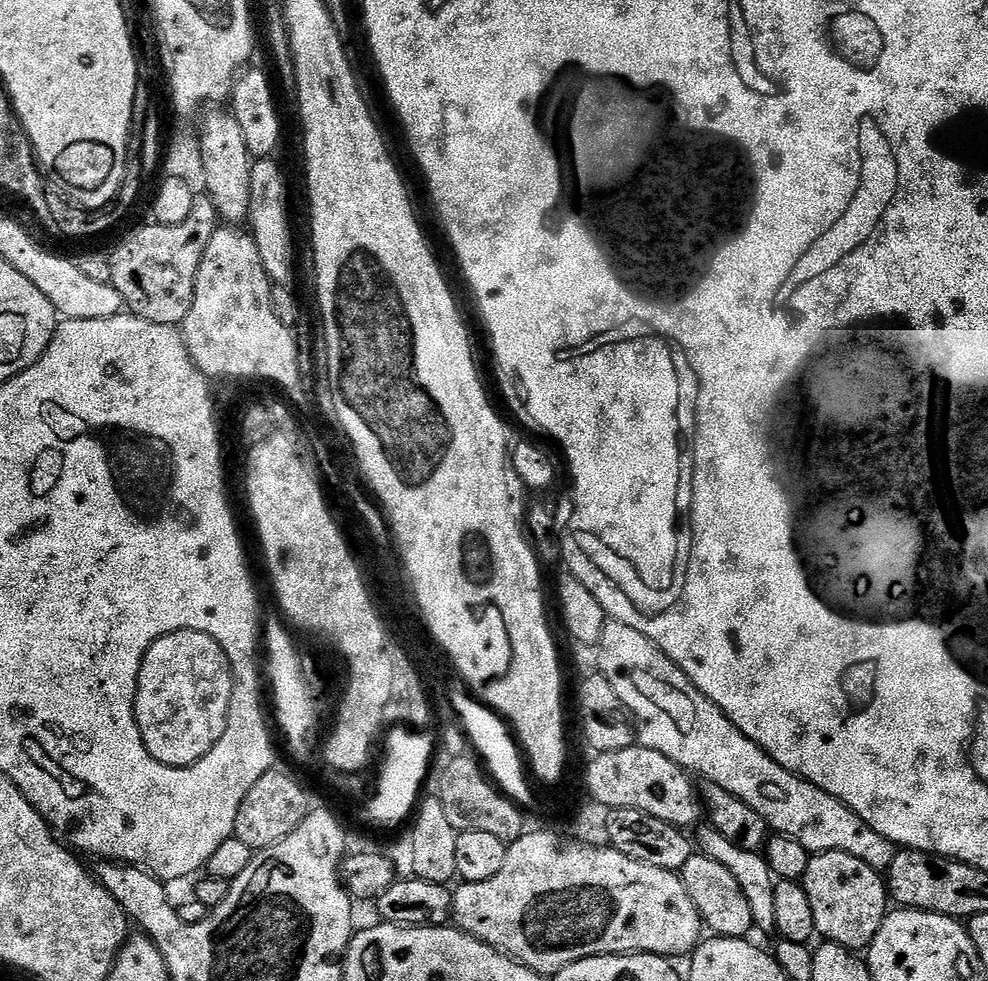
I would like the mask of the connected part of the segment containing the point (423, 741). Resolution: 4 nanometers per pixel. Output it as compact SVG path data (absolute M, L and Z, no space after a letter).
M398 732L394 740L398 743L389 754L386 760L386 767L383 768L374 797L371 798L368 806L363 810L360 818L372 828L388 830L400 825L407 817L415 811L420 794L420 786L432 766L432 759L435 755L434 738L428 732Z

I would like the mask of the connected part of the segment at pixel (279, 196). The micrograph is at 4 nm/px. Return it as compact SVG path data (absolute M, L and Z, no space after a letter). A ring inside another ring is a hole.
M260 158L252 165L252 189L250 190L250 231L256 239L258 254L262 258L262 266L266 266L266 274L273 285L291 285L292 282L292 224L288 221L288 184L284 181L284 172L275 164L275 159Z

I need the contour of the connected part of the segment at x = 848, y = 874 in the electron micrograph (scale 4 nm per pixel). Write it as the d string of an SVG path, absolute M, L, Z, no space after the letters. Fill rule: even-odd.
M818 852L809 859L802 883L806 890L806 898L810 898L816 936L823 938L827 943L837 944L843 948L867 949L890 911L890 897L885 877L870 866L866 866L861 856L852 856L849 852Z

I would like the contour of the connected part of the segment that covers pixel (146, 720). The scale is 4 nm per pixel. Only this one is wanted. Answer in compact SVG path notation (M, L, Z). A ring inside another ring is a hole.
M176 631L154 642L140 667L135 696L136 721L151 756L175 768L200 761L225 733L233 686L220 648L206 636Z

